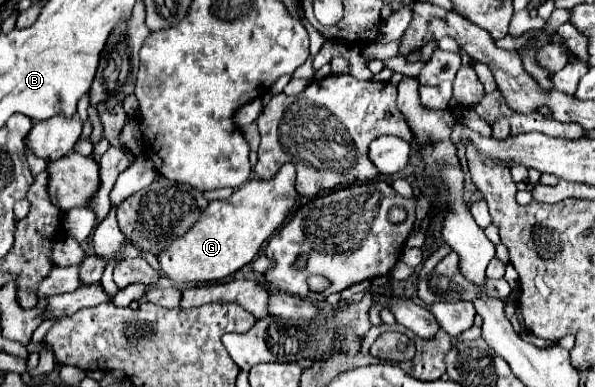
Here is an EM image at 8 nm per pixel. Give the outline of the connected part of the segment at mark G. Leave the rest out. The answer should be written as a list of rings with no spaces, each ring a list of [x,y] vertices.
[[[284,163],[280,171],[272,179],[250,179],[246,185],[238,187],[228,199],[224,201],[210,201],[204,209],[202,217],[194,223],[194,227],[180,239],[176,239],[168,249],[164,249],[158,255],[158,261],[162,265],[164,275],[168,275],[172,281],[186,283],[186,281],[220,281],[244,265],[252,263],[258,255],[260,247],[276,233],[278,227],[284,225],[284,221],[290,217],[290,213],[298,207],[298,191],[294,187],[296,183],[296,169],[290,163]]]

